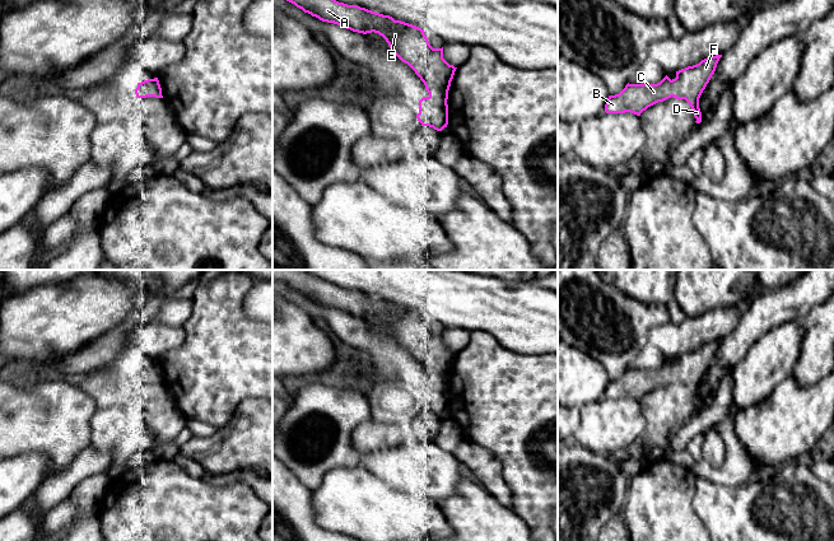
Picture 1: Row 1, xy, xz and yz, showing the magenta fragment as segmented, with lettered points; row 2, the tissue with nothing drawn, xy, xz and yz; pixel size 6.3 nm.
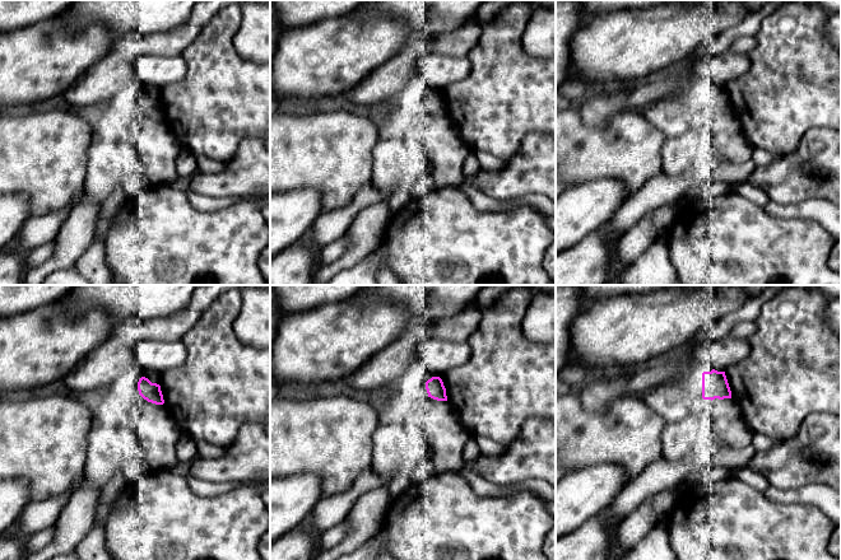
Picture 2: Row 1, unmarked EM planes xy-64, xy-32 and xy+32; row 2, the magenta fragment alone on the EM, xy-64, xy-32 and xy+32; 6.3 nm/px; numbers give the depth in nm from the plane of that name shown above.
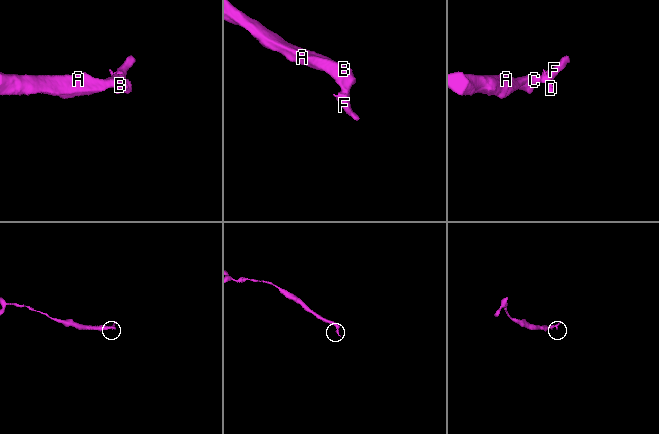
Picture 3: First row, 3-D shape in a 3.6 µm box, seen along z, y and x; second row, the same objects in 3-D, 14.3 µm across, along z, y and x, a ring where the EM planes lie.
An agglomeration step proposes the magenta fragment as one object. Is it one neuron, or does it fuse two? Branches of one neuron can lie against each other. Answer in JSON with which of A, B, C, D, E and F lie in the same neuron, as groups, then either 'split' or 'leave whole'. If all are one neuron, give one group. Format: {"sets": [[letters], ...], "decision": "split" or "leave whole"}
{"sets": [["A", "B", "C", "D", "E", "F"]], "decision": "leave whole"}

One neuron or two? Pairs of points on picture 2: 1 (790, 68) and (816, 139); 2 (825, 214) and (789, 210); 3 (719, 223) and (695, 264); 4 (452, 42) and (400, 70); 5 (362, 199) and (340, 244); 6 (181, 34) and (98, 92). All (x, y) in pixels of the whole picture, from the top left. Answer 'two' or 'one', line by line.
1: two
2: one
3: one
4: one
5: two
6: one

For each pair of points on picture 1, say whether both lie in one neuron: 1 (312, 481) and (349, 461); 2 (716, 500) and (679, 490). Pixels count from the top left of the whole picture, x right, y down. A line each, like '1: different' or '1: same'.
1: same
2: different

